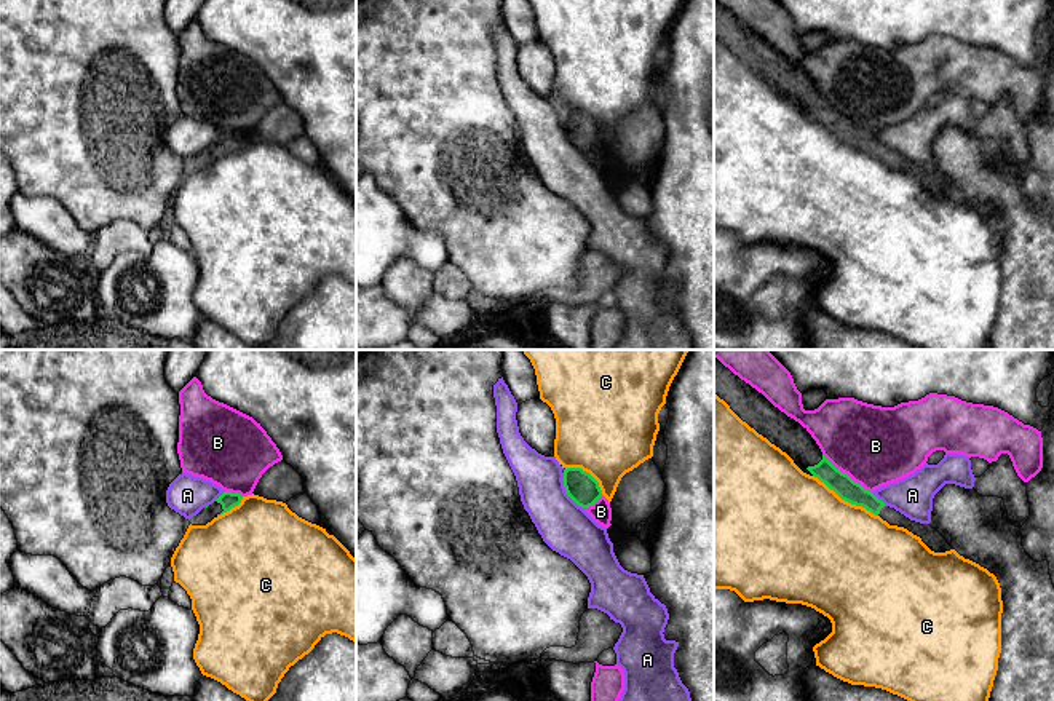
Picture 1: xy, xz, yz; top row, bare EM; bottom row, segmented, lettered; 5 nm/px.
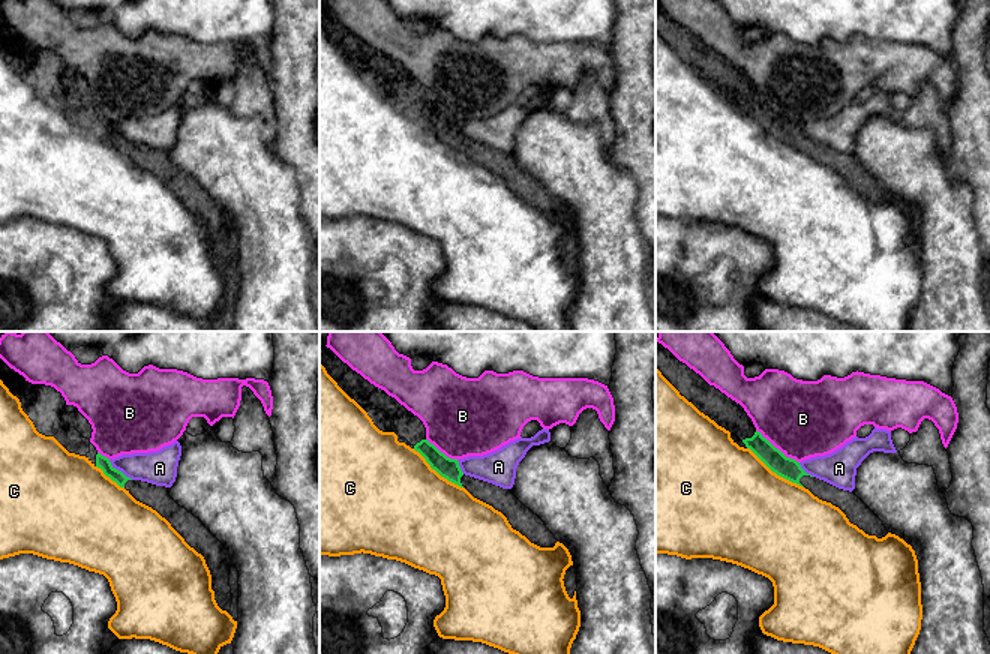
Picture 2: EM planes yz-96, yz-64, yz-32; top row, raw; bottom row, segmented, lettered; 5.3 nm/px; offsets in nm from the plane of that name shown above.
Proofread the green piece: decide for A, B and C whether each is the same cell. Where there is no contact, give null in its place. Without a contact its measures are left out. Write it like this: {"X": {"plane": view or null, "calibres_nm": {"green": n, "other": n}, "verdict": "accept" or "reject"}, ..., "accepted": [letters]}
{"A": {"plane": "xz", "calibres_nm": {"green": 160, "other": 260}, "verdict": "reject"}, "B": {"plane": "yz", "calibres_nm": {"green": 110, "other": 400}, "verdict": "reject"}, "C": {"plane": "yz", "calibres_nm": {"green": 110, "other": 500}, "verdict": "reject"}, "accepted": []}

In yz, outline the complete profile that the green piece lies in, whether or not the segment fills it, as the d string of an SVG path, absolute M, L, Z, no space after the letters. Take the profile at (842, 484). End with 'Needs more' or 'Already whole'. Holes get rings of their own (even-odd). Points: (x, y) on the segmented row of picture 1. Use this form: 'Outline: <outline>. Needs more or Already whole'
Outline: M714 358L714 393L759 434L802 463L814 477L824 482L842 500L862 506L880 516L890 525L904 527L934 552L953 549L929 524L910 521L894 508L886 506L872 492L837 469L821 452L816 441L798 422L775 407L762 393L735 375Z. Needs more

